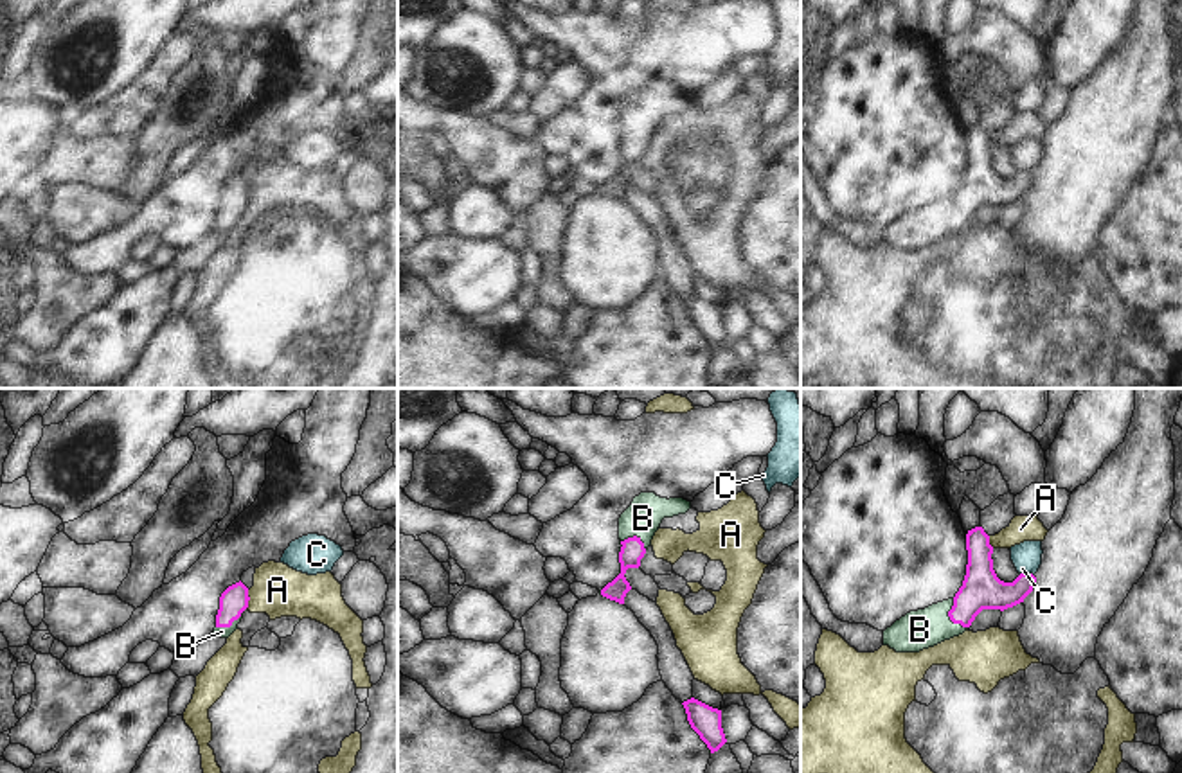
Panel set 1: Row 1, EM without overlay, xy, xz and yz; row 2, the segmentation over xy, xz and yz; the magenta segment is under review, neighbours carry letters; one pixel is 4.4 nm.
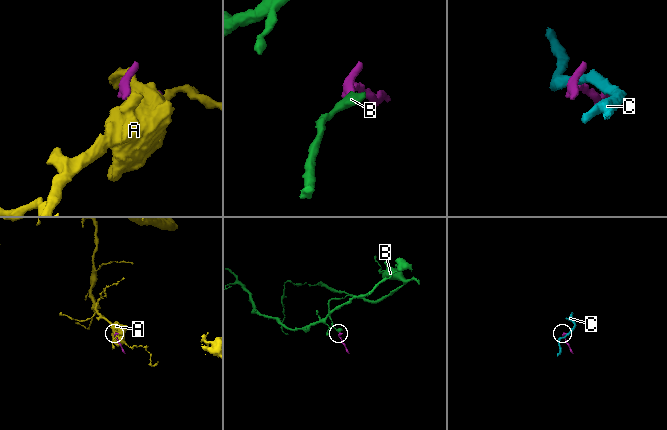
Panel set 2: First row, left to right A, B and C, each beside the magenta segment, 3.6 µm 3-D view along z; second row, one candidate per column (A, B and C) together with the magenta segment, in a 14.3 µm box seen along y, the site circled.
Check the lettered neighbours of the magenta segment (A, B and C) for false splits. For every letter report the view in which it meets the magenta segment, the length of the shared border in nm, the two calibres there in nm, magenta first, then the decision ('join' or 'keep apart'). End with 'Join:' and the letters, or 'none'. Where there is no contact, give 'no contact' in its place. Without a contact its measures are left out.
A: xy | 90 nm | 120/220 nm | keep apart
B: yz | 150 nm | 180/180 nm | join
C: yz | 70 nm | 180/130 nm | keep apart
Join: B

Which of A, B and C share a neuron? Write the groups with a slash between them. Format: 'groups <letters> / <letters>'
groups A / B / C

